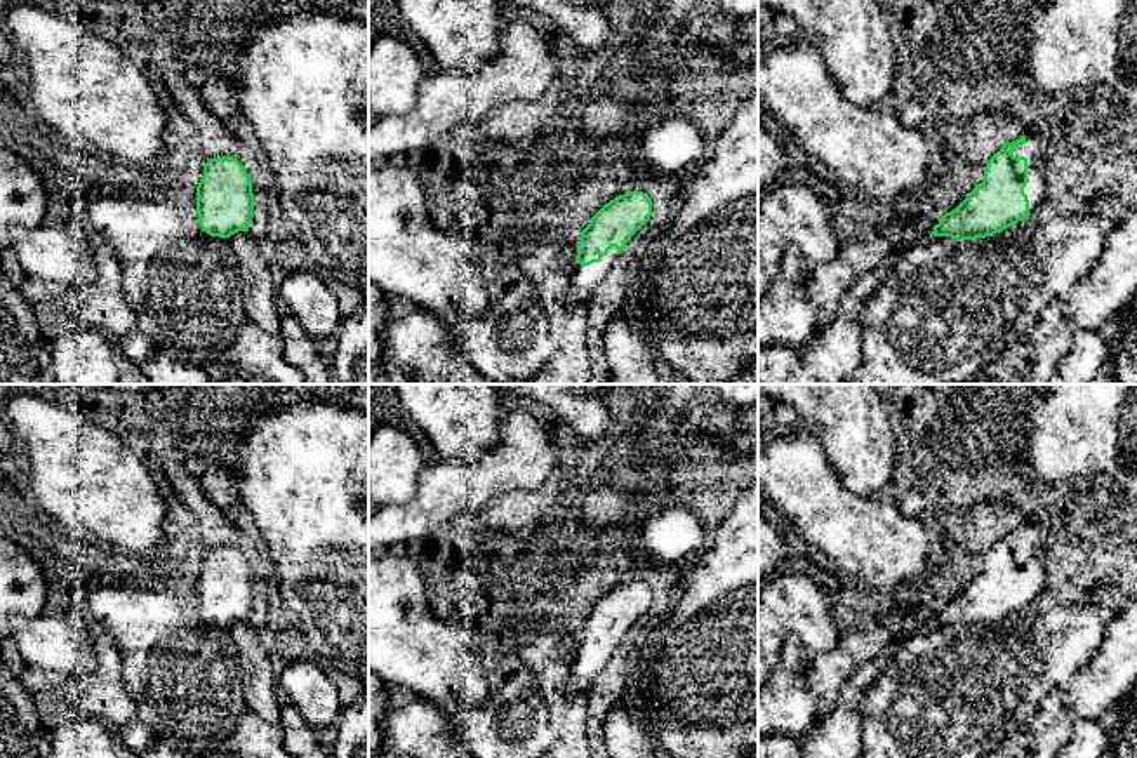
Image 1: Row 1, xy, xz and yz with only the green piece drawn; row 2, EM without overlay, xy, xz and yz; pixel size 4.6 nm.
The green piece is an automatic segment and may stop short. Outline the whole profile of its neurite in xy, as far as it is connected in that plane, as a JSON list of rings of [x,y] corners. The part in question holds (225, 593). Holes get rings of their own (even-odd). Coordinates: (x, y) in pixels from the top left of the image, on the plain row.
[[[233,546],[210,548],[196,575],[196,603],[202,621],[229,628],[249,621],[254,605],[252,572]]]

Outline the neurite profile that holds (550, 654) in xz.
[[[563,624],[518,645],[522,661],[534,671],[537,690],[548,702],[555,732],[553,744],[541,758],[591,758],[586,692],[568,692],[575,647]]]

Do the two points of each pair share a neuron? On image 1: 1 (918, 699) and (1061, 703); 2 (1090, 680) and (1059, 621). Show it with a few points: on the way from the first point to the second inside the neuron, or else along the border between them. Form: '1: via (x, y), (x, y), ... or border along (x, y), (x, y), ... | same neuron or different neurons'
1: border along (1073, 677), (1066, 687), (1052, 689), (1014, 732) | different neurons
2: border along (1106, 630), (1097, 651), (1073, 680), (1052, 691) | different neurons

